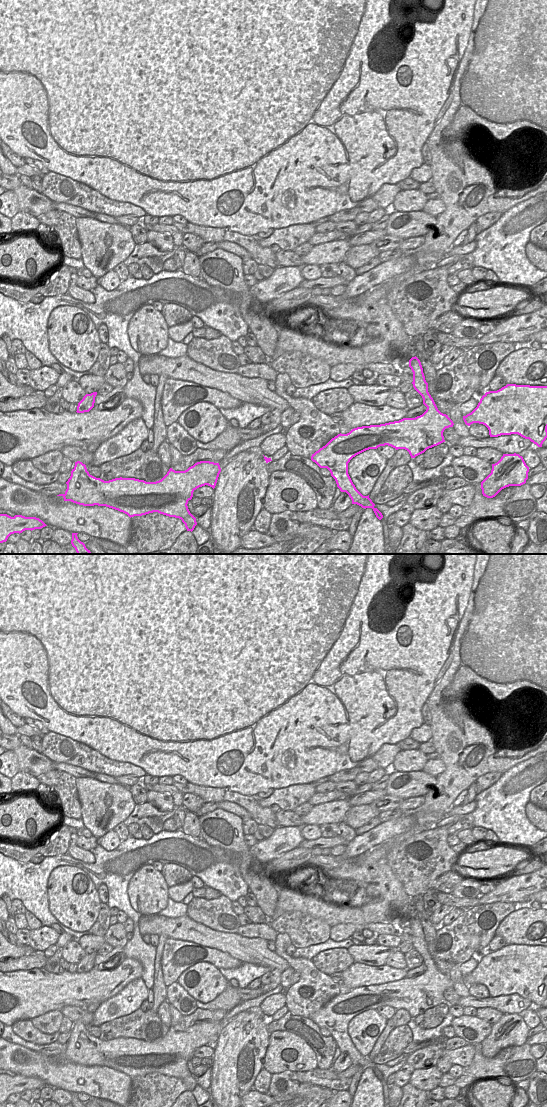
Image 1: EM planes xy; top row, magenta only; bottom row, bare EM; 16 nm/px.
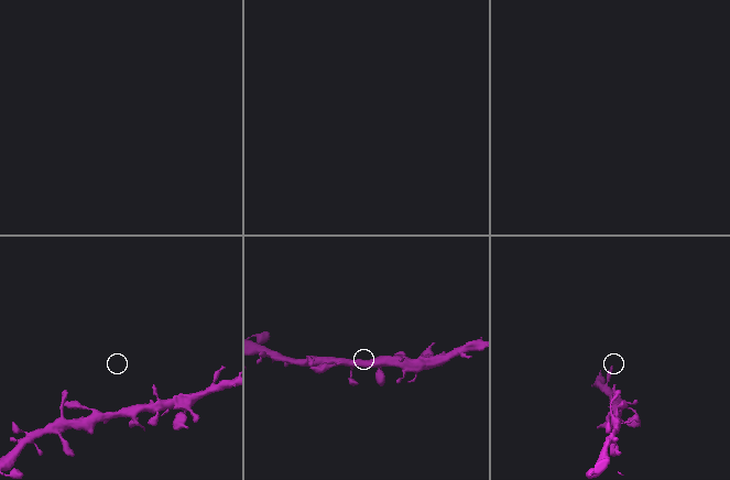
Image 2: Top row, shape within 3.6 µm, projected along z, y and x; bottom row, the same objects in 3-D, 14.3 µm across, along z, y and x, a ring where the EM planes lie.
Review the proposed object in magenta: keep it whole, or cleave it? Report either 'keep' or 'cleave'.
keep

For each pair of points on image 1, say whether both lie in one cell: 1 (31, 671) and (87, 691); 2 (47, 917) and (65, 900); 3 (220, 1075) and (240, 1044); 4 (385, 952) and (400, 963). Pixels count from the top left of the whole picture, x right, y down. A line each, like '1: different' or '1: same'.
1: same
2: different
3: same
4: different

